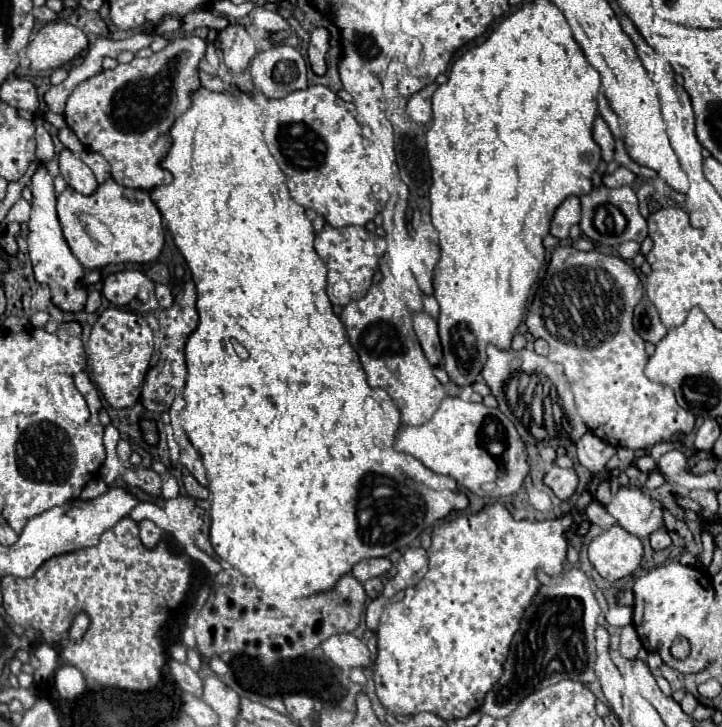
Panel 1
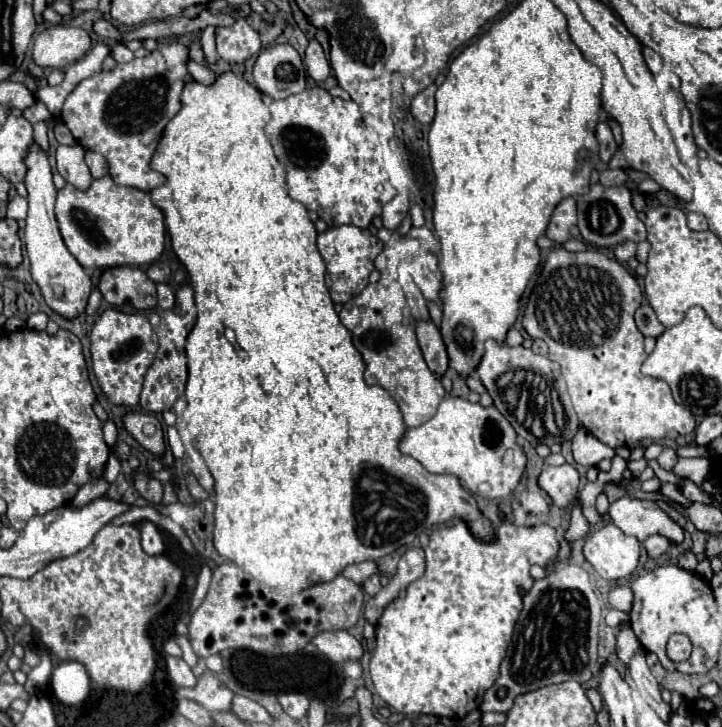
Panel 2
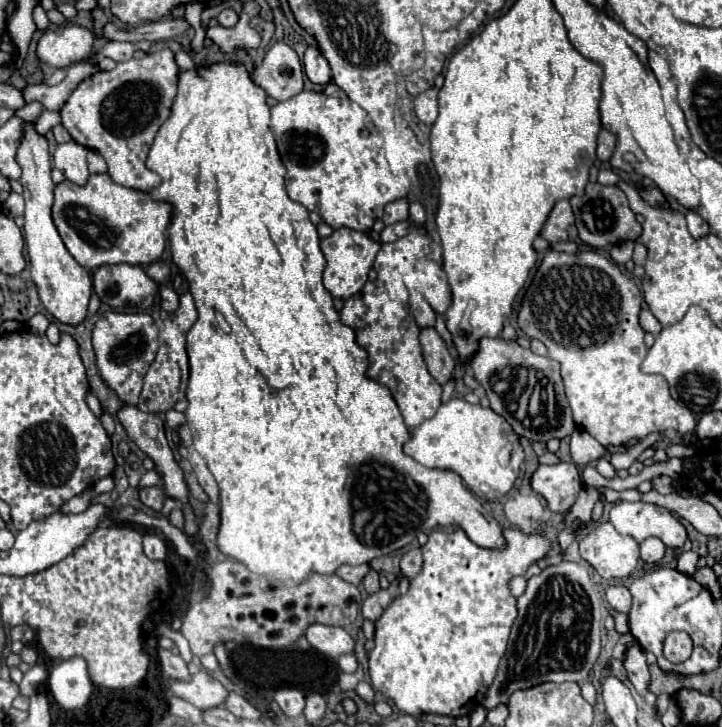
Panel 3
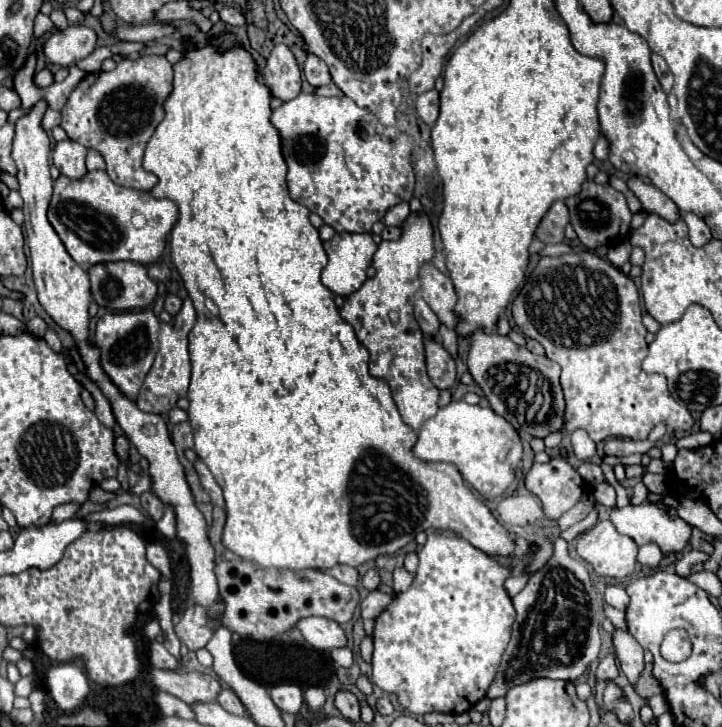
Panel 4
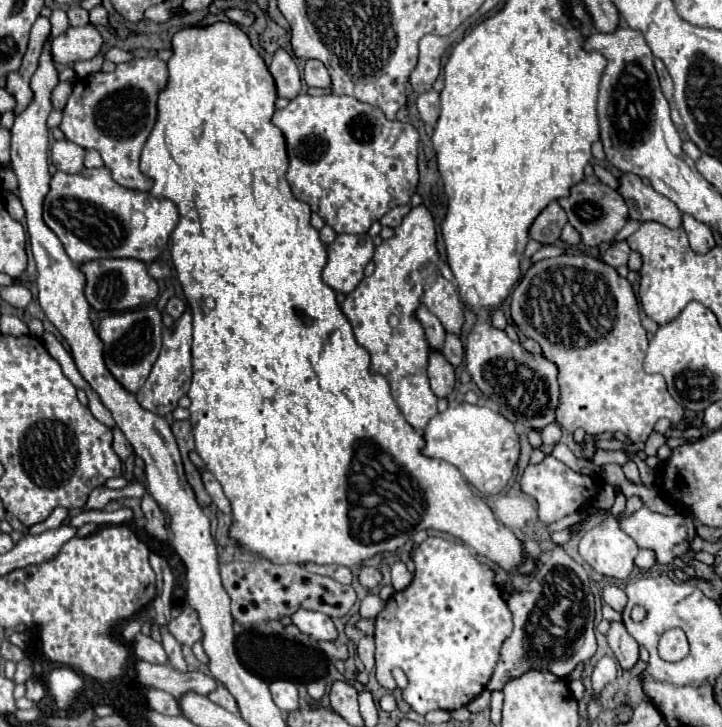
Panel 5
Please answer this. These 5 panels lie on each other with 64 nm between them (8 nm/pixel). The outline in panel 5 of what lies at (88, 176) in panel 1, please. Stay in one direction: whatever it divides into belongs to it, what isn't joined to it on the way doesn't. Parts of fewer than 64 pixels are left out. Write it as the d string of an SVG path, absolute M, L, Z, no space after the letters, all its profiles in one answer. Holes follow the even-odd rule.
M58 140L52 146L52 164L66 174L76 174L84 168L86 150L70 140Z

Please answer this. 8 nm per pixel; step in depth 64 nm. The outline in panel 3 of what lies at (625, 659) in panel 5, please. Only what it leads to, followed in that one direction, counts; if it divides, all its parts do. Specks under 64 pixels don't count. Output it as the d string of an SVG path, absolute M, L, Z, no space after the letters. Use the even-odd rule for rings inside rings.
M634 644L634 646L628 648L626 660L624 660L624 668L626 668L626 672L628 672L628 680L630 680L632 686L638 690L638 694L644 696L644 700L656 710L656 694L652 694L652 692L648 690L650 672L648 672L644 648L640 648L640 644Z

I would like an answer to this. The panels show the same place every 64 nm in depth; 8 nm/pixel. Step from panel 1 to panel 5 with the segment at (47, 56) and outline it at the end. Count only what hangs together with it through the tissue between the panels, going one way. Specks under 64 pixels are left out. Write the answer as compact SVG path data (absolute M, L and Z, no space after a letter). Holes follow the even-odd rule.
M92 24L80 28L70 26L50 44L52 60L56 64L74 64L78 60L90 60L100 52L100 48L102 48L102 36Z

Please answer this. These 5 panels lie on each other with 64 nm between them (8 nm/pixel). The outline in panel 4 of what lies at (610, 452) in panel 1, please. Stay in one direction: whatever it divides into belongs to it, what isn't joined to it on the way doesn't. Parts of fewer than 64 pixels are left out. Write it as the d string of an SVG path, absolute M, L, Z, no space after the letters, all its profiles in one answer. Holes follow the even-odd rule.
M574 430L570 440L574 456L596 456L596 442L584 430Z

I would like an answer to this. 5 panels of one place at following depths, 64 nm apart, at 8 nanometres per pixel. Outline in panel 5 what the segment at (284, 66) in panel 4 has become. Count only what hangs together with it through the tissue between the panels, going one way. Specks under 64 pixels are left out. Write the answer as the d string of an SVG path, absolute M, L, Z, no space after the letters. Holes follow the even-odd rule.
M278 48L272 56L268 70L274 78L274 86L276 86L278 96L292 100L300 94L300 86L302 86L300 84L300 72L298 72L298 66L296 66L292 54Z

